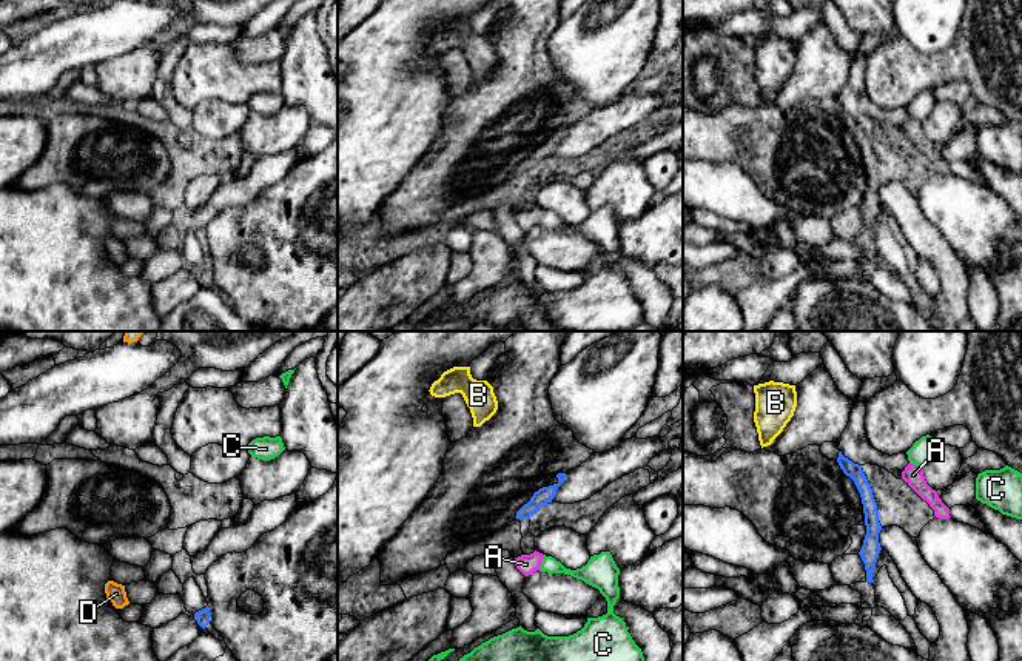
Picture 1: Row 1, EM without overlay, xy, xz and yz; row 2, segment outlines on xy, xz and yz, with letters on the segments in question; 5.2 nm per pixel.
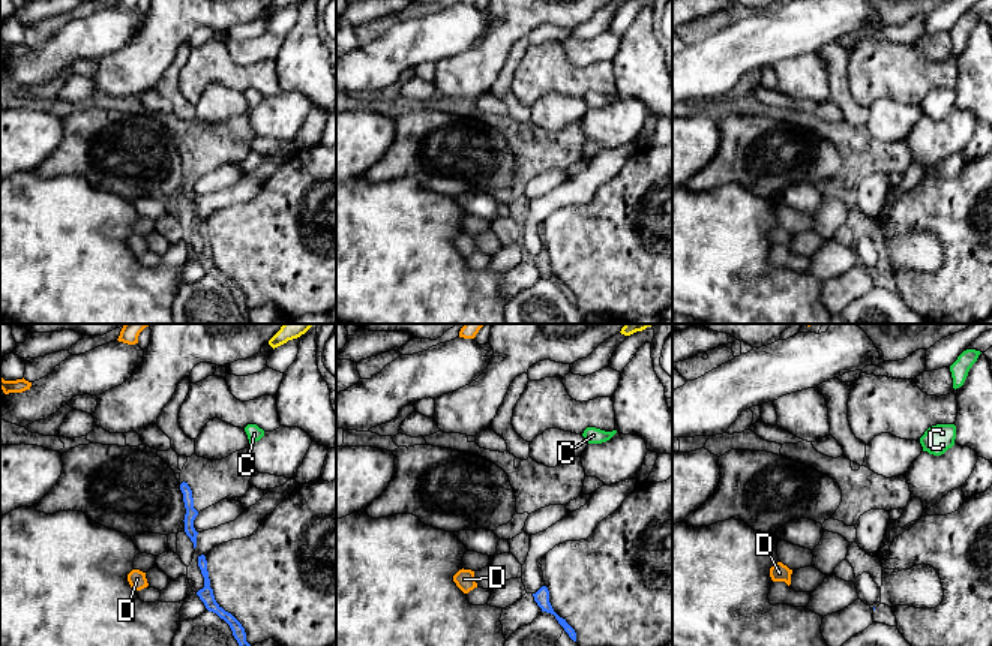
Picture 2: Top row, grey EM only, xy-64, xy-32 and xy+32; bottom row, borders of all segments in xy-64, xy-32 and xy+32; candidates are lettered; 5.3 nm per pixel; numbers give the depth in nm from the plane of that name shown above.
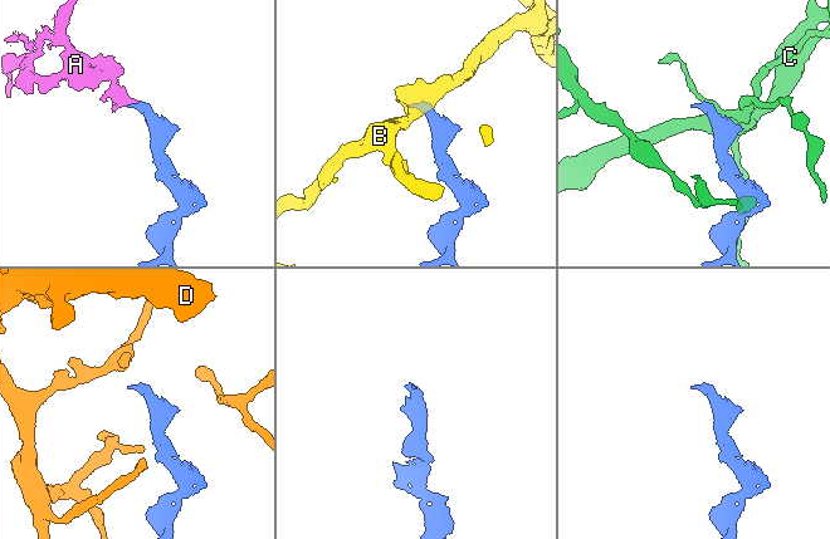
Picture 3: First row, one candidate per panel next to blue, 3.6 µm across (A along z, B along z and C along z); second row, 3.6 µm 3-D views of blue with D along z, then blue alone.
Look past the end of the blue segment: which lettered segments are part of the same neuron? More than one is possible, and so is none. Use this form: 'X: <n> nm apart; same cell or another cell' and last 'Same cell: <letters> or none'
A: 170 nm apart; same cell
B: 300 nm apart; another cell
C: 200 nm apart; another cell
D: 340 nm apart; another cell
Same cell: A

